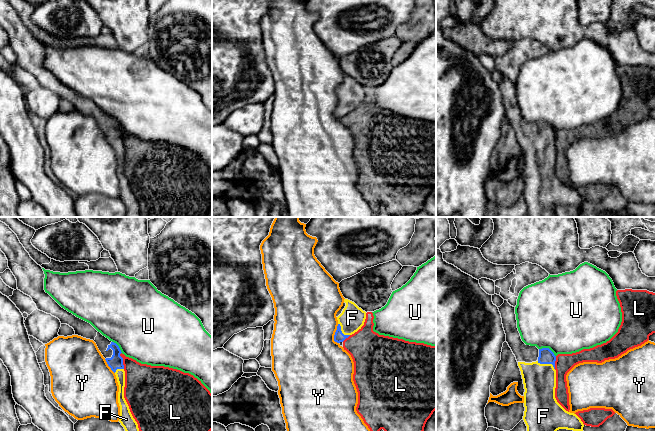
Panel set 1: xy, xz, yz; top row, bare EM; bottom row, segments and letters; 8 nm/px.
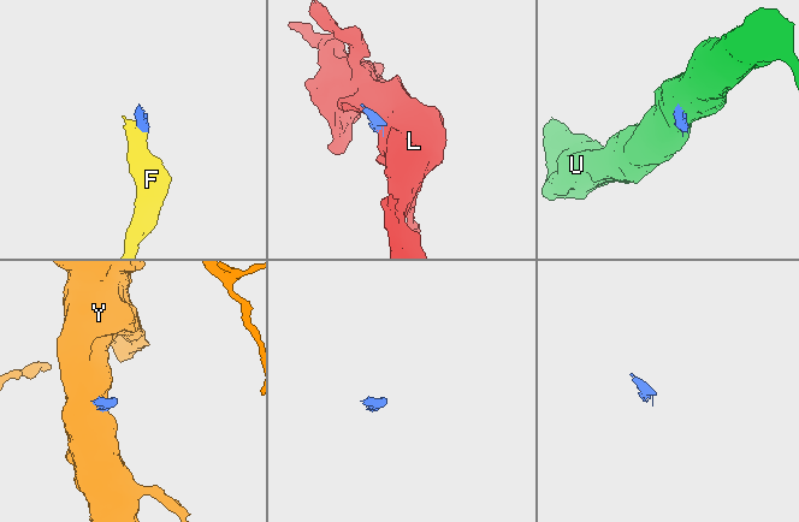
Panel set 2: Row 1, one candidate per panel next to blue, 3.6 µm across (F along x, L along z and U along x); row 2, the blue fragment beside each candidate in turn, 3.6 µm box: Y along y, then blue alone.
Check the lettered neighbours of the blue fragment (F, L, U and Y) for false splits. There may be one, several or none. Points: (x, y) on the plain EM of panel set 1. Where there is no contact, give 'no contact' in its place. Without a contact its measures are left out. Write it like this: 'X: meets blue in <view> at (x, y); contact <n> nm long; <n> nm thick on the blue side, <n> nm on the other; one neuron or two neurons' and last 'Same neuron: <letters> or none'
F: meets blue in yz at (547, 139); contact 160 nm long; 120 nm thick on the blue side, 260 nm on the other; one neuron
L: meets blue in xy at (122, 136); contact 140 nm long; 110 nm thick on the blue side, 300 nm on the other; two neurons
U: meets blue in yz at (548, 124); contact 150 nm long; 120 nm thick on the blue side, 500 nm on the other; two neurons
Y: meets blue in xz at (335, 110); contact 160 nm long; 80 nm thick on the blue side, 480 nm on the other; two neurons
Same neuron: F

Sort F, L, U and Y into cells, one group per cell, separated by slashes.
F / L / U / Y

